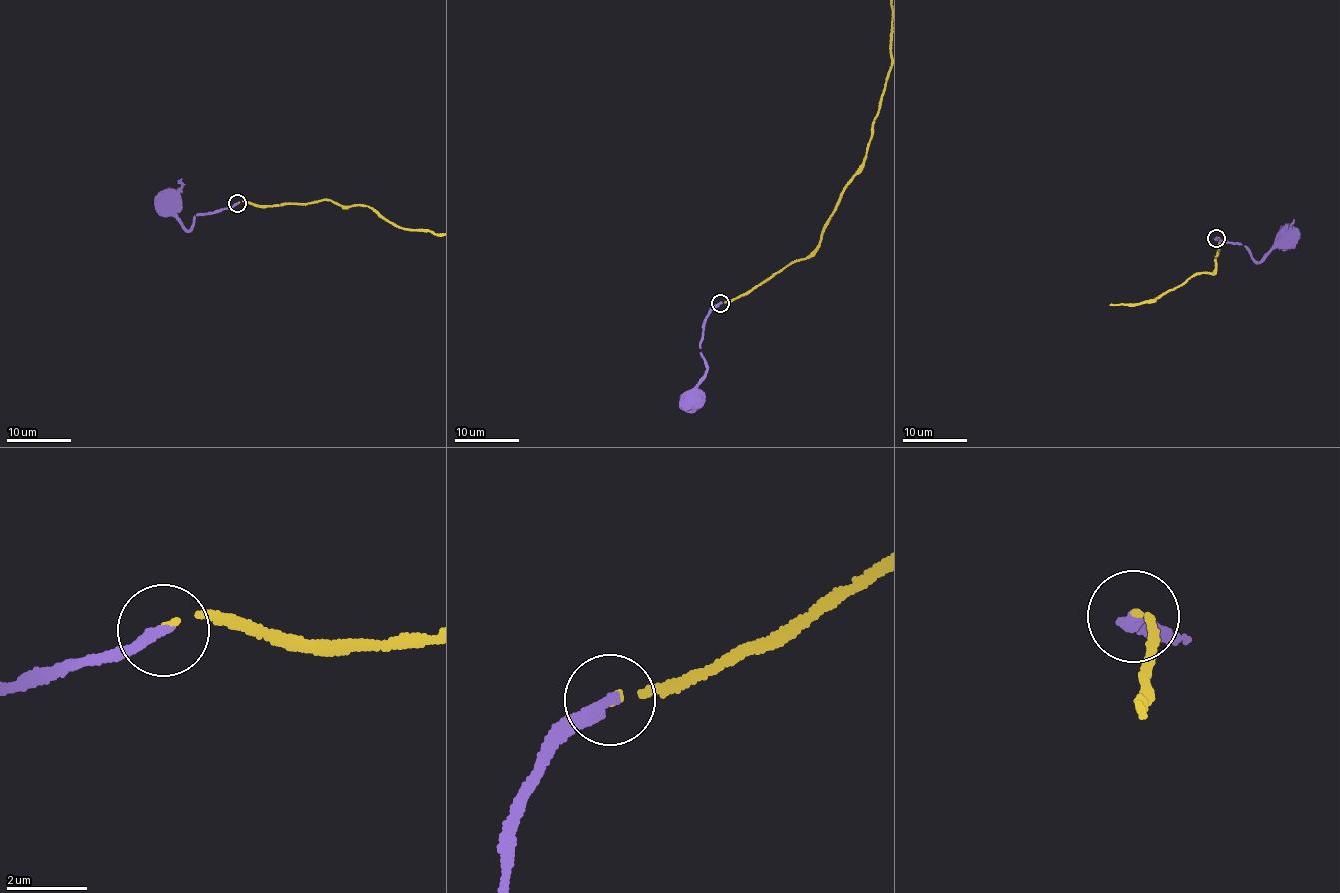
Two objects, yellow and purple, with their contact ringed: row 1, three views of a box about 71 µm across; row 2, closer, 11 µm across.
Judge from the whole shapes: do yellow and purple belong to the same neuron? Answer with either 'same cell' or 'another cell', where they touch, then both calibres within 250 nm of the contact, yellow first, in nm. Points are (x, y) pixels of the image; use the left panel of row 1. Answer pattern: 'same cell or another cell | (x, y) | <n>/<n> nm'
same cell | (237, 203) | 120/280 nm

